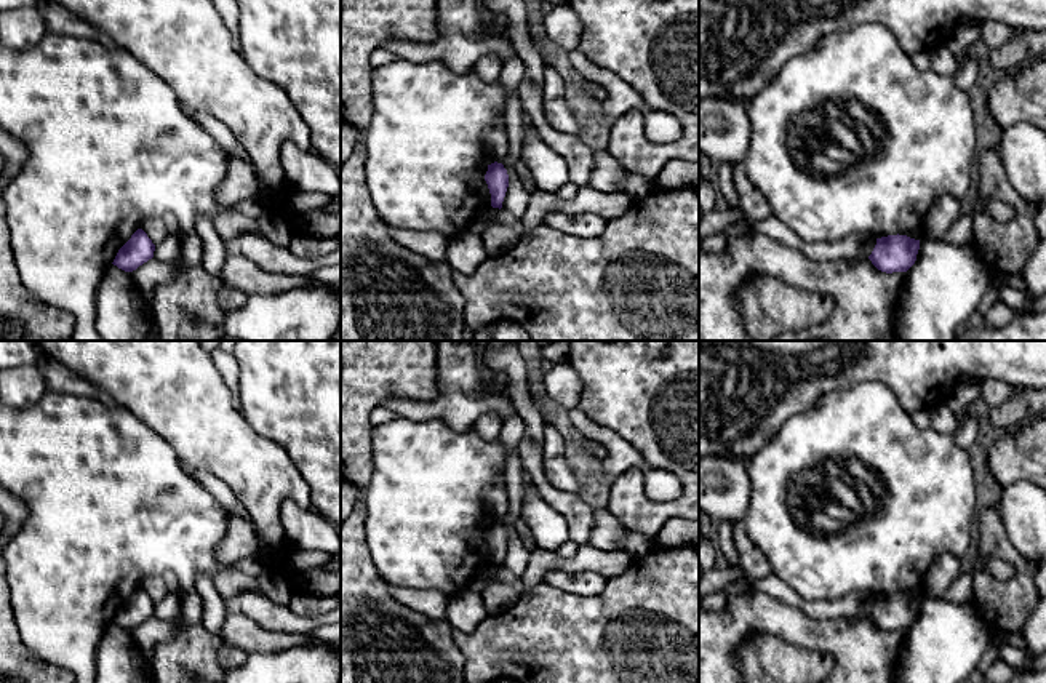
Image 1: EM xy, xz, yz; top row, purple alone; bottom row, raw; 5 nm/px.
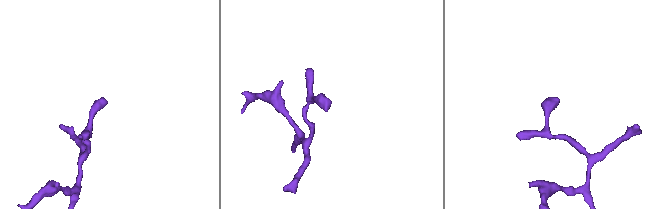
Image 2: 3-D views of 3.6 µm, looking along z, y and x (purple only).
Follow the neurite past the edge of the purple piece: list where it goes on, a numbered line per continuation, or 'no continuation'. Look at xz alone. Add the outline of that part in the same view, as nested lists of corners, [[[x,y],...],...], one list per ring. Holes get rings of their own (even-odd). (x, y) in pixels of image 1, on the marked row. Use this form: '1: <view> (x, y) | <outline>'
no continuation

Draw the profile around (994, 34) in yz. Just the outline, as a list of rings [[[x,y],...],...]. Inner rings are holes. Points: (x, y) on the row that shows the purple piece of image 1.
[[[984,21],[980,27],[980,42],[985,43],[988,50],[998,50],[1006,45],[1014,35],[1014,29],[996,21]]]

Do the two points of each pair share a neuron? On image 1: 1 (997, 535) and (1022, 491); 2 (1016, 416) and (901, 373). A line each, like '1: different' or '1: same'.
1: different
2: different

